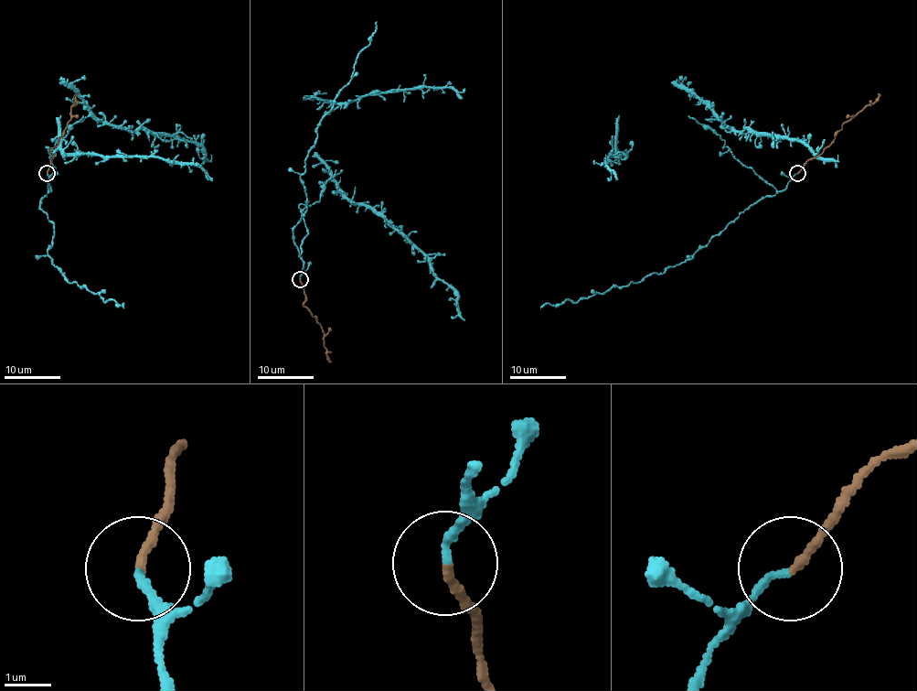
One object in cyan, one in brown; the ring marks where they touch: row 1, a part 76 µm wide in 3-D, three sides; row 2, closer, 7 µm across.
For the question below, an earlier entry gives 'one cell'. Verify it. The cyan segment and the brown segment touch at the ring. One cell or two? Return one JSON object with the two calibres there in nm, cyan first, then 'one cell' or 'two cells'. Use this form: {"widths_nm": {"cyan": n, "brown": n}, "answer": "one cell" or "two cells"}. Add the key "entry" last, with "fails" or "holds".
{"widths_nm": {"cyan": 160, "brown": 180}, "answer": "one cell", "entry": "holds"}

